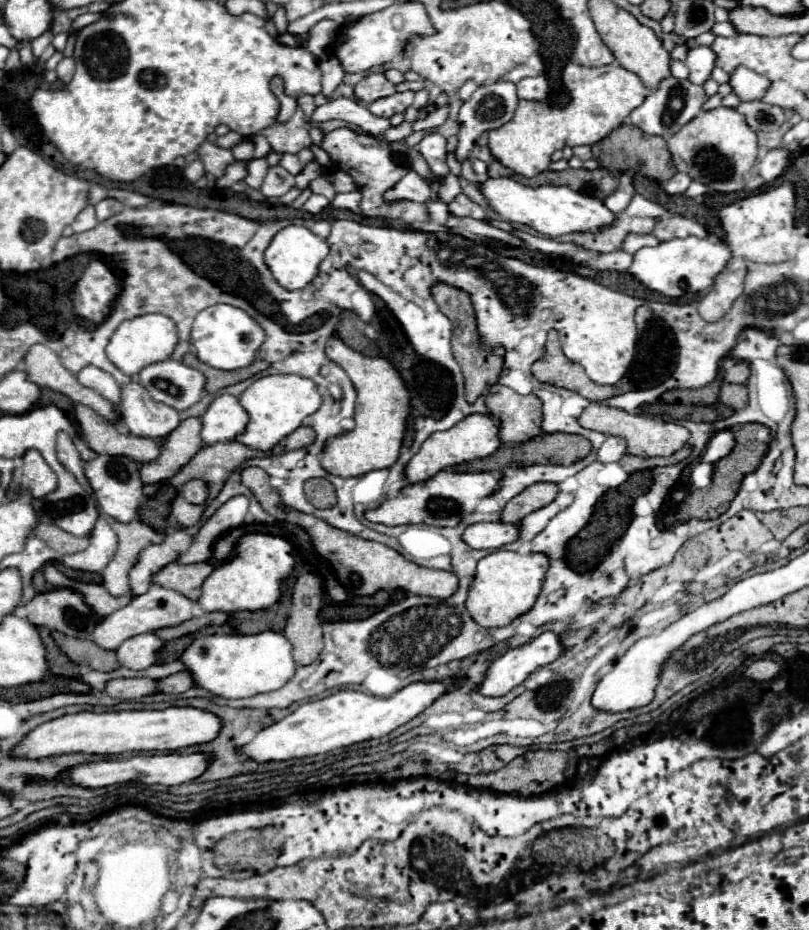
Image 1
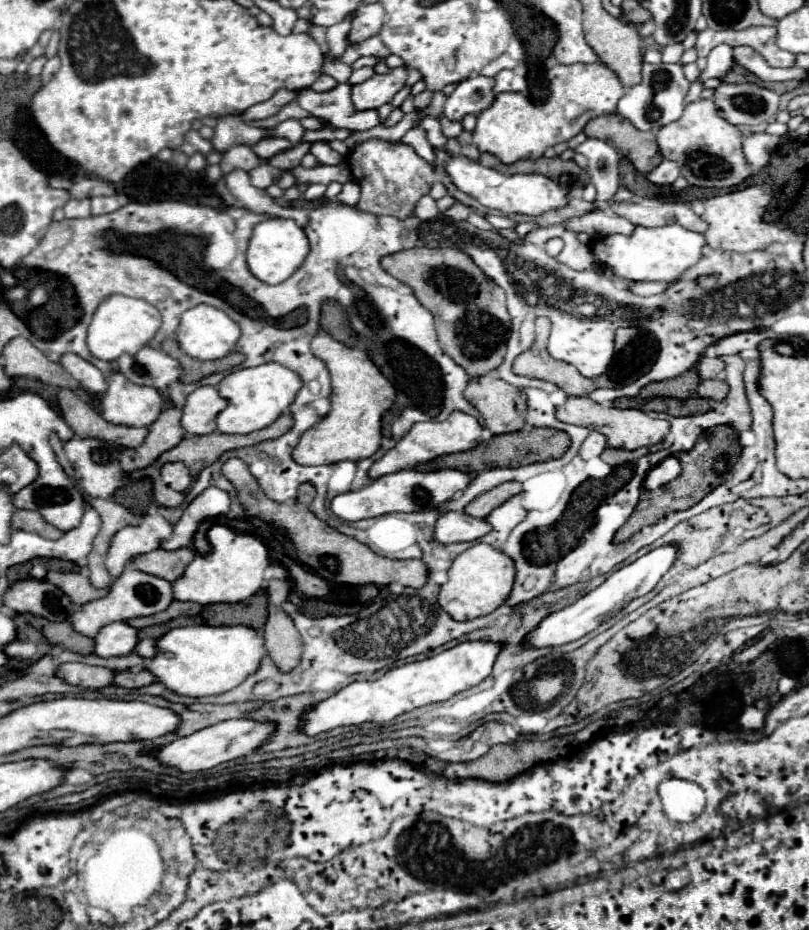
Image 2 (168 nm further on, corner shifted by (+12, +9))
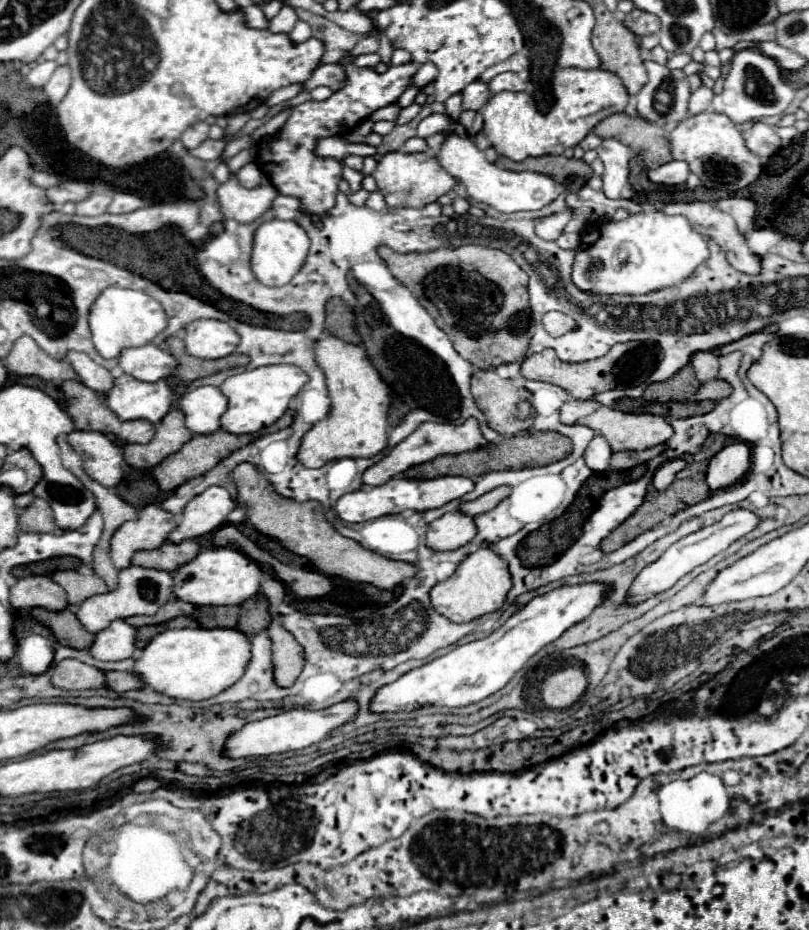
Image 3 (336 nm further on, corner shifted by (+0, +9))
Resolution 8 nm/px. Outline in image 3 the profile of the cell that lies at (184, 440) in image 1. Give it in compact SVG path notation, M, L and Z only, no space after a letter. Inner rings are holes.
M179 409L169 411L161 423L155 427L155 437L145 445L123 445L125 463L139 469L149 469L159 465L167 455L179 451L193 433L183 425L183 413Z

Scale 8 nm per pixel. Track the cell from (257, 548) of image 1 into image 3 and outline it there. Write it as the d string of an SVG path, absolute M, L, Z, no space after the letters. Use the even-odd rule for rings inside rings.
M213 547L199 551L195 559L181 565L171 573L173 577L173 595L181 601L187 601L195 607L201 605L239 605L245 599L259 593L259 581L263 577L261 567L245 557L235 547Z

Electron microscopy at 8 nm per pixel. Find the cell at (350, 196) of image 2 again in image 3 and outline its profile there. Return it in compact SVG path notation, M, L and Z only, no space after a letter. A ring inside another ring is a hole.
M379 191L371 193L371 197L369 197L369 201L367 201L367 207L371 207L373 211L381 211L381 213L389 213L389 211L391 211L391 209L387 207L387 203L385 203L385 197L383 197Z

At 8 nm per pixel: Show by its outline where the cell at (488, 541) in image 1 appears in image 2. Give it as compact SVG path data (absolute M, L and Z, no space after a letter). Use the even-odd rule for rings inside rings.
M449 511L437 519L435 537L437 541L449 545L461 541L477 541L479 537L487 535L491 529L493 527L489 525L487 519L477 519L461 511Z

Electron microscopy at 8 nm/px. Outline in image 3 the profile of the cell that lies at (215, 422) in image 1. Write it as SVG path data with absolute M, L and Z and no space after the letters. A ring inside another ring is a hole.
M193 387L179 397L185 425L195 435L219 431L219 419L227 411L227 397L217 387Z

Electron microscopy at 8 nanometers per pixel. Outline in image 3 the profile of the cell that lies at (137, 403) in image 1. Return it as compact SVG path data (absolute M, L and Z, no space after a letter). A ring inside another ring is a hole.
M121 375L107 393L107 405L121 421L145 419L159 423L173 405L173 393L165 379L145 383L135 377Z

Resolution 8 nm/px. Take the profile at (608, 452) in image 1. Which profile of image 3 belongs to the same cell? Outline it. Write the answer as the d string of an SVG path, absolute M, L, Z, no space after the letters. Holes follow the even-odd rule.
M595 435L595 437L591 439L591 443L587 445L583 459L585 459L585 463L587 463L589 469L593 469L593 471L605 471L611 453L613 453L613 451L611 451L611 447L607 445L607 441L603 441L603 437Z

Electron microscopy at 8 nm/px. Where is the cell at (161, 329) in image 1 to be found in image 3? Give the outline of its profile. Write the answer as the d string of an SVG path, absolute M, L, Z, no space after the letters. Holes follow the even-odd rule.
M107 287L101 295L93 301L89 309L89 329L93 335L93 345L101 357L113 359L127 347L141 347L155 339L167 327L167 315L159 301L149 297L143 291L135 289L121 289L121 287Z

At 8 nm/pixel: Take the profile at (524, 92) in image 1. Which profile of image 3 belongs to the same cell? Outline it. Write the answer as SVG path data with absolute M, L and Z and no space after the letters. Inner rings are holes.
M499 73L489 81L491 93L501 93L501 91L525 91L525 83L517 77L517 73Z

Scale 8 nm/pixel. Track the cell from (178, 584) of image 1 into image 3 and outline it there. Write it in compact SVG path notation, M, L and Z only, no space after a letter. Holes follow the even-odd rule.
M191 539L181 541L179 545L167 541L159 549L149 551L137 551L131 559L133 565L139 567L151 567L151 569L163 569L163 571L175 571L179 565L185 565L199 553L199 545Z

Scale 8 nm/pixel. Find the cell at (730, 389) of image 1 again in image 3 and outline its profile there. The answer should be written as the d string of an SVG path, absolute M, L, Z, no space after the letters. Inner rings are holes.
M713 379L713 381L707 381L699 387L699 391L695 393L695 401L705 401L705 399L711 399L711 401L719 401L723 397L731 395L731 385L727 381L721 381L721 379Z

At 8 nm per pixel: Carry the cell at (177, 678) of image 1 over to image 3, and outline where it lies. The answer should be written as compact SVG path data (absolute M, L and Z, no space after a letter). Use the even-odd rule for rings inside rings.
M107 671L105 673L105 687L111 687L115 693L125 693L131 689L141 689L139 679L127 671Z

